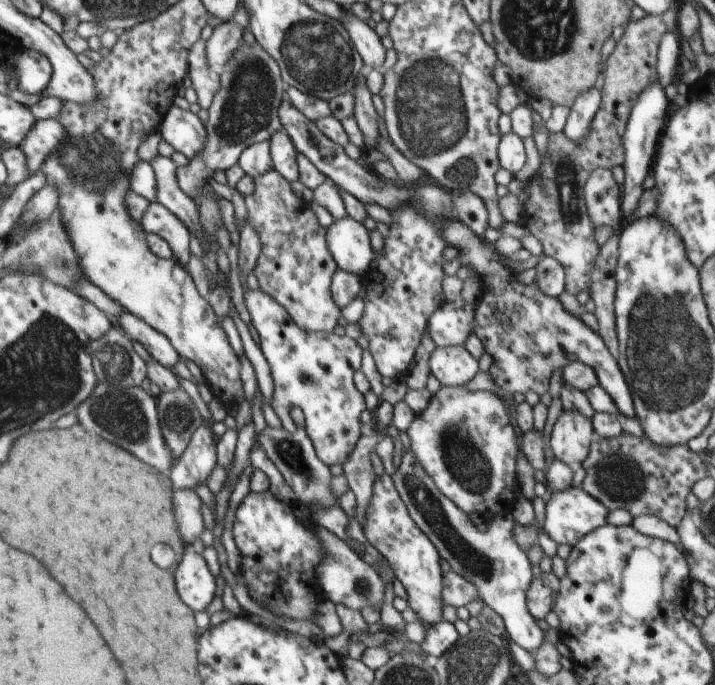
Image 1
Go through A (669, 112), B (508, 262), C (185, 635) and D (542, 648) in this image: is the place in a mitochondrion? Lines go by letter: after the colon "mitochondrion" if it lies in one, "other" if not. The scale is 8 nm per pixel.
A: other
B: other
C: other
D: other

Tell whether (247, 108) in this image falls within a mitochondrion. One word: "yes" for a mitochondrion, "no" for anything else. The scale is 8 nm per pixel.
yes

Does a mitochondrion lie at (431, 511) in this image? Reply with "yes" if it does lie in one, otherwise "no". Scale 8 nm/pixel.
yes

